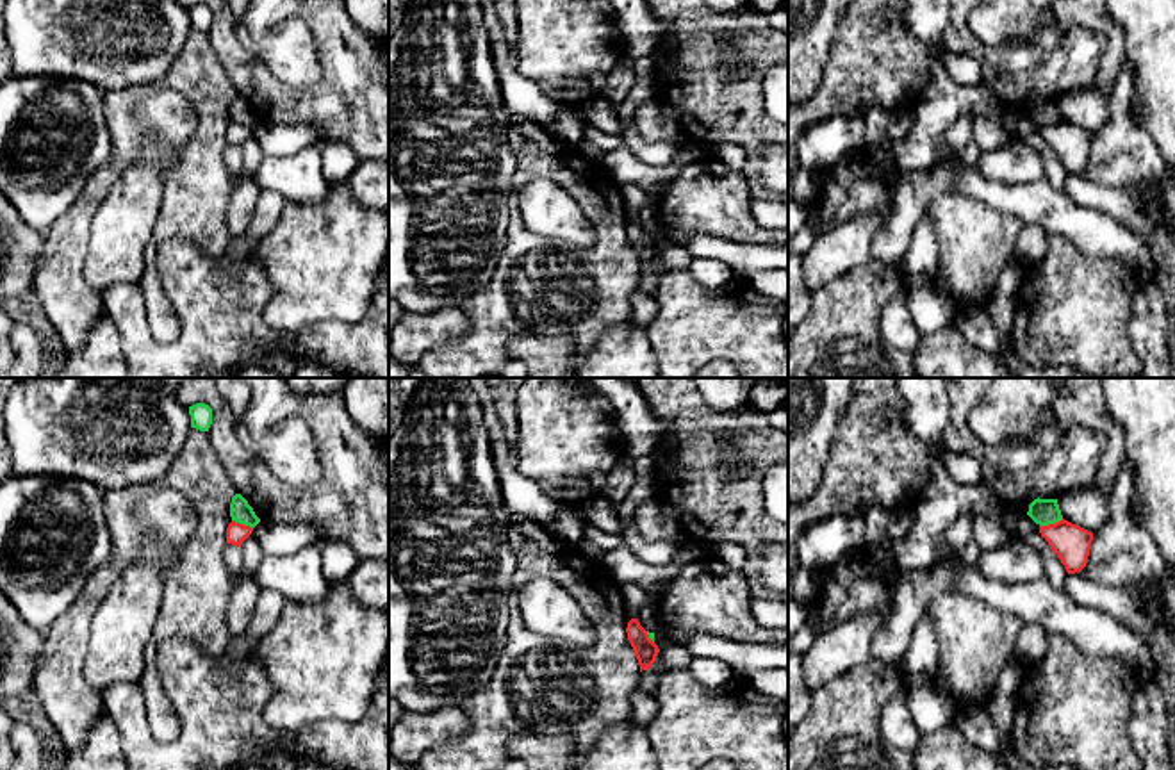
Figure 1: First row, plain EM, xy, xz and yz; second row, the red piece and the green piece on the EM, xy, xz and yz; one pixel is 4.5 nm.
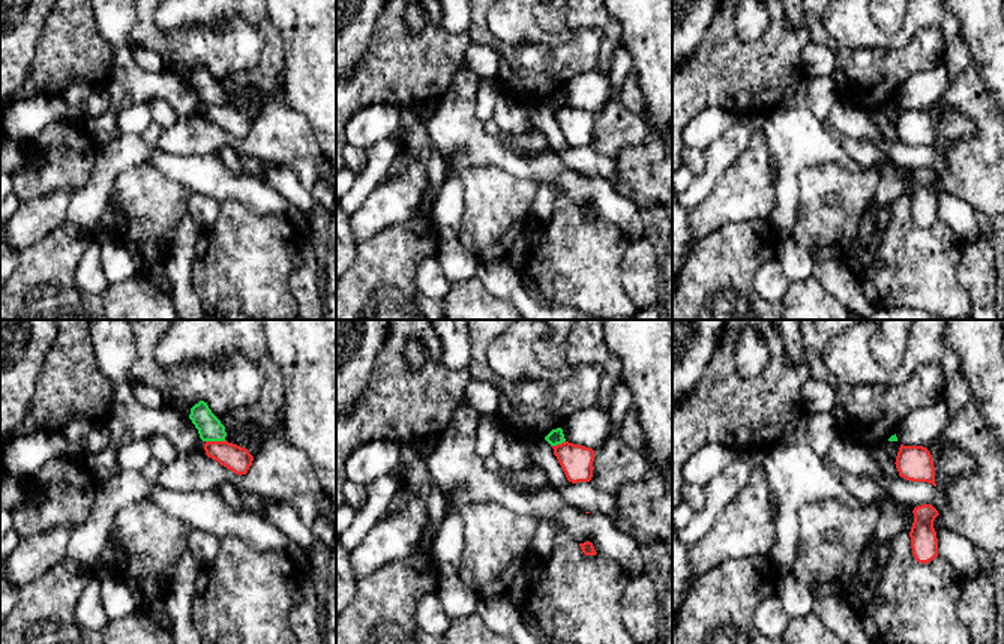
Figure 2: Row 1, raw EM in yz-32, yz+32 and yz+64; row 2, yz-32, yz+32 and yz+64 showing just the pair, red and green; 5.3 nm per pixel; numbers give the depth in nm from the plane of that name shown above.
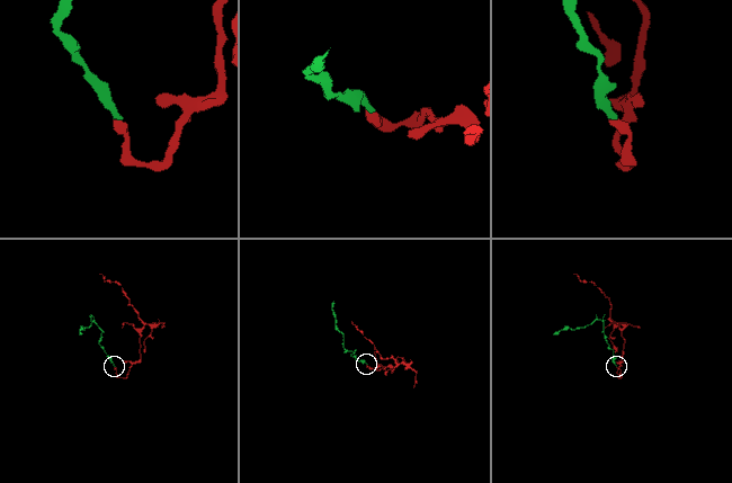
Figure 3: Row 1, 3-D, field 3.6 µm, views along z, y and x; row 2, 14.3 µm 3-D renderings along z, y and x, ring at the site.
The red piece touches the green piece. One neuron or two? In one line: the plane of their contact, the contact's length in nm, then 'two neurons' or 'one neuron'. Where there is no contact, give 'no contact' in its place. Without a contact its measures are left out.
yz | 120 nm | two neurons

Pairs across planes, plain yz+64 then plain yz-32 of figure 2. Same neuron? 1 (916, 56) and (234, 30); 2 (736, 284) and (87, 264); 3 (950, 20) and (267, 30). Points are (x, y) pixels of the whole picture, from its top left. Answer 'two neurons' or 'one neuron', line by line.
1: one neuron
2: two neurons
3: one neuron

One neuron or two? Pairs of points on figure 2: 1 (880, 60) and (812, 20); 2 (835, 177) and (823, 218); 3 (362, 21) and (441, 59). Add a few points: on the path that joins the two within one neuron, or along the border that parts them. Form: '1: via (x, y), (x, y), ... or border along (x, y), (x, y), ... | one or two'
1: via (862, 60), (848, 60), (824, 38) | one
2: via (824, 188), (821, 191), (821, 207) | one
3: border along (380, 15), (360, 60) | two

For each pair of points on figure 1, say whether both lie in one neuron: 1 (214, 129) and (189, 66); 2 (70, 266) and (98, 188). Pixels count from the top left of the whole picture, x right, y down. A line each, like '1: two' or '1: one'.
1: one
2: one

